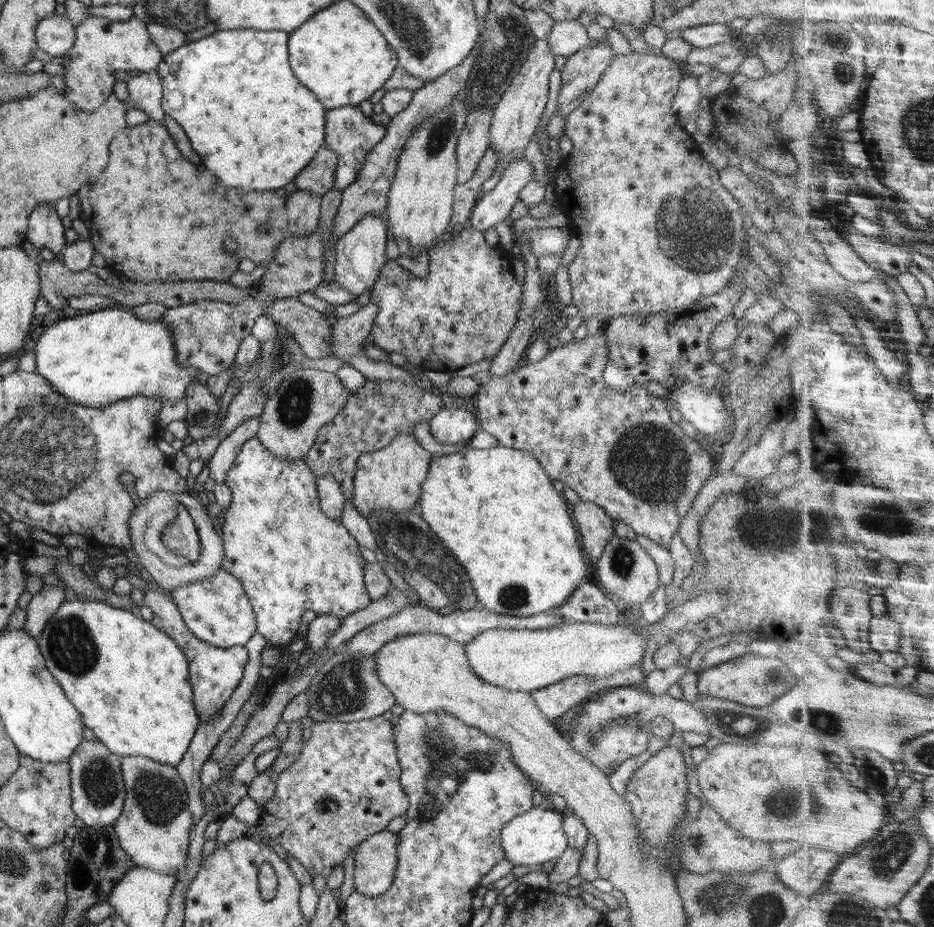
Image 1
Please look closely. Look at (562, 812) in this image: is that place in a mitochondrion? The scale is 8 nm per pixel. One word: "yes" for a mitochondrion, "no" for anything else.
no

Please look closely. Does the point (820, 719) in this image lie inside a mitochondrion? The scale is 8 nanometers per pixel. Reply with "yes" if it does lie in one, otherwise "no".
yes

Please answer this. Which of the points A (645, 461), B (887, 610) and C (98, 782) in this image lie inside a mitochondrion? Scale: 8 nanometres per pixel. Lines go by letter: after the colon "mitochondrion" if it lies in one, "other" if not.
A: mitochondrion
B: other
C: mitochondrion

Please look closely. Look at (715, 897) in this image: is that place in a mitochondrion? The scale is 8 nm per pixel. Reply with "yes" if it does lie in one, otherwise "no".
yes

